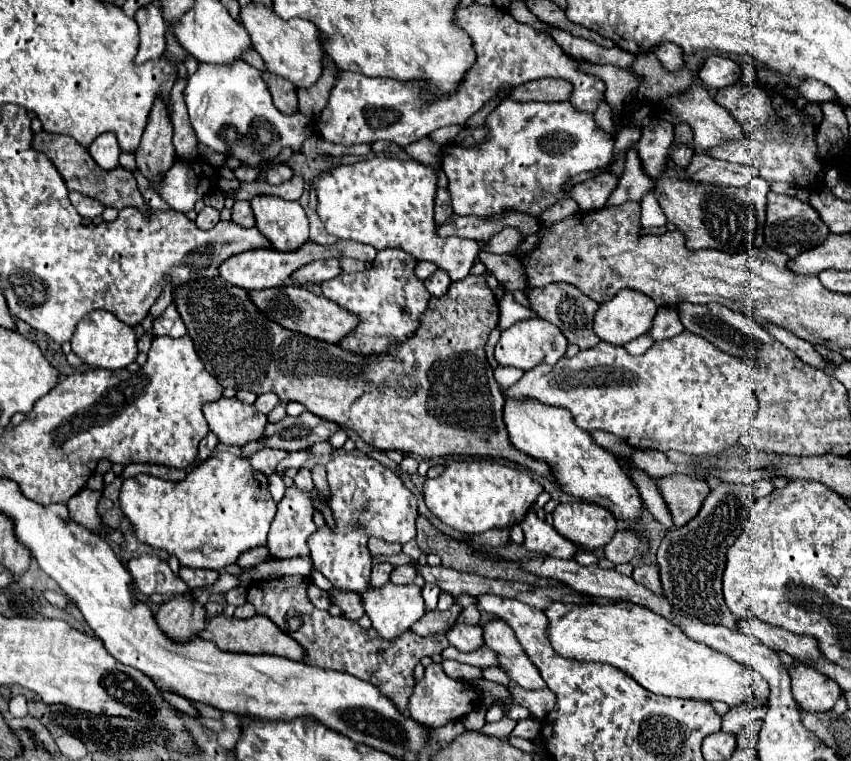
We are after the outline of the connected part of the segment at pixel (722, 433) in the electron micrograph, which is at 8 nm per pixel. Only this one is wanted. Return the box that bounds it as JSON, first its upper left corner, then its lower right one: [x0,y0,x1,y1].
[507,331,759,455]

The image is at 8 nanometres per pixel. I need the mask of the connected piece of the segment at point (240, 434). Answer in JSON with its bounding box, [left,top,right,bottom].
[203,397,267,449]

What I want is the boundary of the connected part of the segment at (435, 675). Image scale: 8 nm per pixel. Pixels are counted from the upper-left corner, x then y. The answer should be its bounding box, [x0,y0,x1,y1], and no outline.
[409,663,479,729]

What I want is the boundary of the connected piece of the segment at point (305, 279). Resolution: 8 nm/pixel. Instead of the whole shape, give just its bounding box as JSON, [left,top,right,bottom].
[291,259,341,287]

